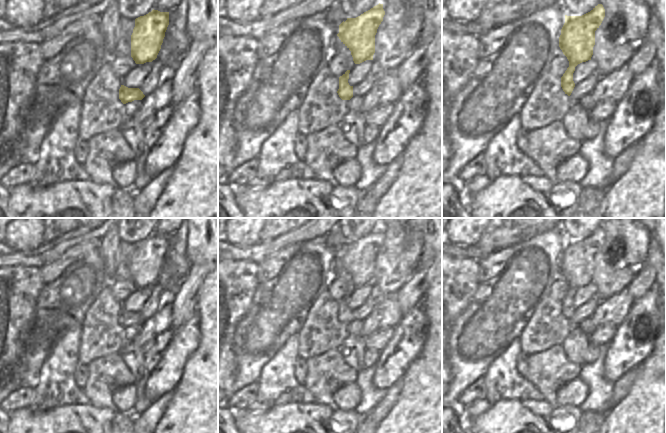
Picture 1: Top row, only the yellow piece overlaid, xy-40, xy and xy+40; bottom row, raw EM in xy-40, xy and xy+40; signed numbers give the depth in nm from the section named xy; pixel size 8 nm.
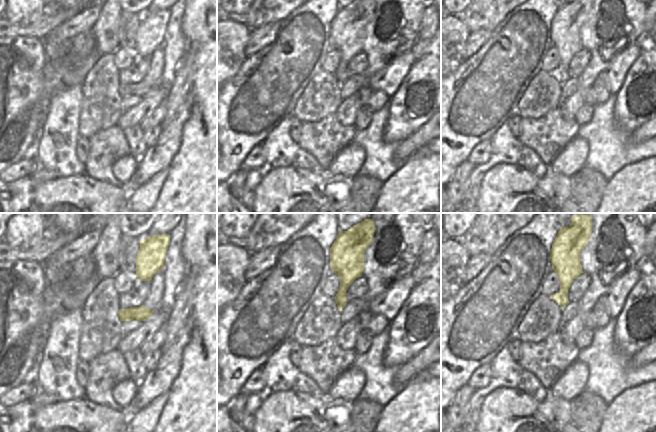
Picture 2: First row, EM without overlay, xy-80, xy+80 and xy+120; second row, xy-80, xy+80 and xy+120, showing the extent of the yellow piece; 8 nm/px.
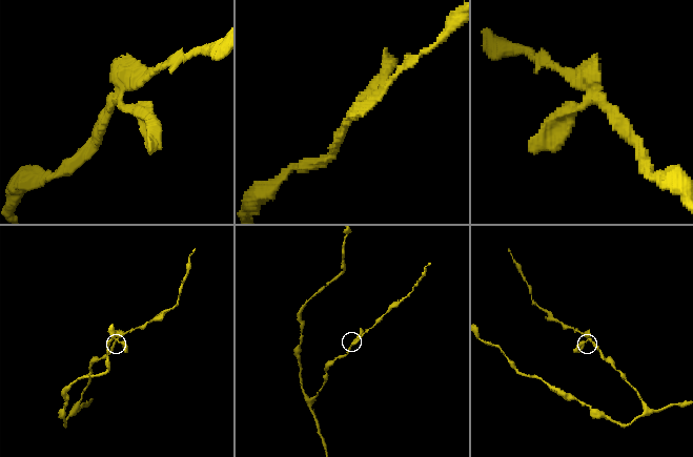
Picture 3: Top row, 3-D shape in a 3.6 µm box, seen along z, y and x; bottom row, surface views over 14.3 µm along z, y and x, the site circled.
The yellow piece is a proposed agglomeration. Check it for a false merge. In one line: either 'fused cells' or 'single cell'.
single cell

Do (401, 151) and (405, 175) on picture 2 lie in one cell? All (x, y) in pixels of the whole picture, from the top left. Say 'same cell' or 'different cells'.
different cells

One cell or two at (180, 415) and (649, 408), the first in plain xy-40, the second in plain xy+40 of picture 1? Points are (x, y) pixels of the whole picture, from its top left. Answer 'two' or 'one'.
one

